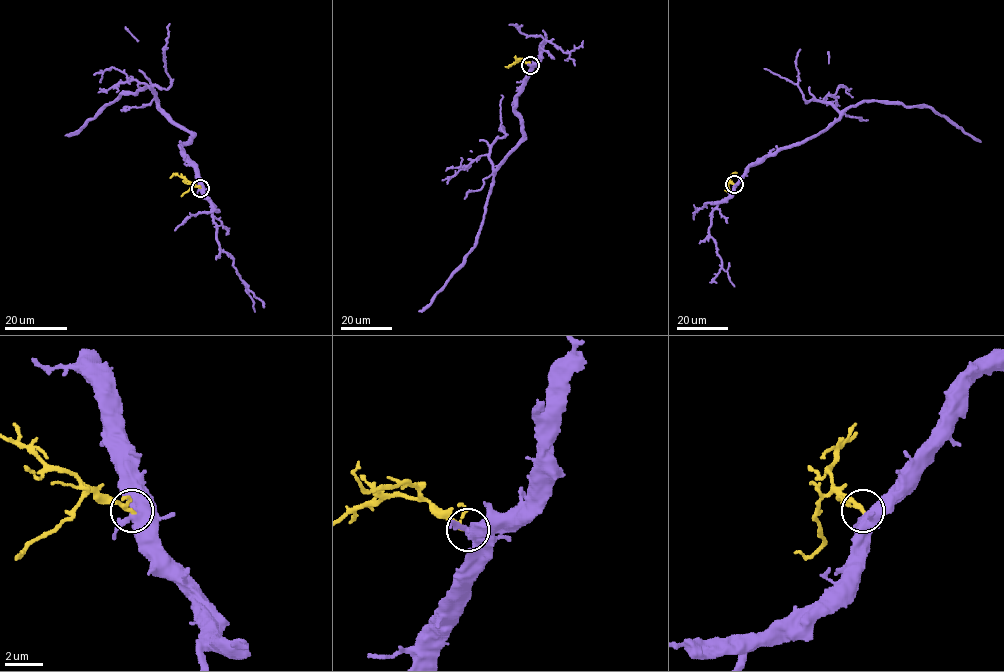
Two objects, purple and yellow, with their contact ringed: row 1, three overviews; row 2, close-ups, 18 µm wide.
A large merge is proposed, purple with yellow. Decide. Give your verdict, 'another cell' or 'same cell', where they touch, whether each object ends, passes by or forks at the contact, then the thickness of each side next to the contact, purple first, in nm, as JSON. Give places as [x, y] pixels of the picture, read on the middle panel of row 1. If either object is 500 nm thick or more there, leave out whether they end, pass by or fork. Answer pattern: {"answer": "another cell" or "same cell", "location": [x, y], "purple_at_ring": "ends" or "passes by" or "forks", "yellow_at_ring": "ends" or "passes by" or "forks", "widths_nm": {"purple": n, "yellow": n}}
{"answer": "same cell", "location": [530, 65], "purple_at_ring": "passes by", "yellow_at_ring": "passes by", "widths_nm": {"purple": 460, "yellow": 180}}

